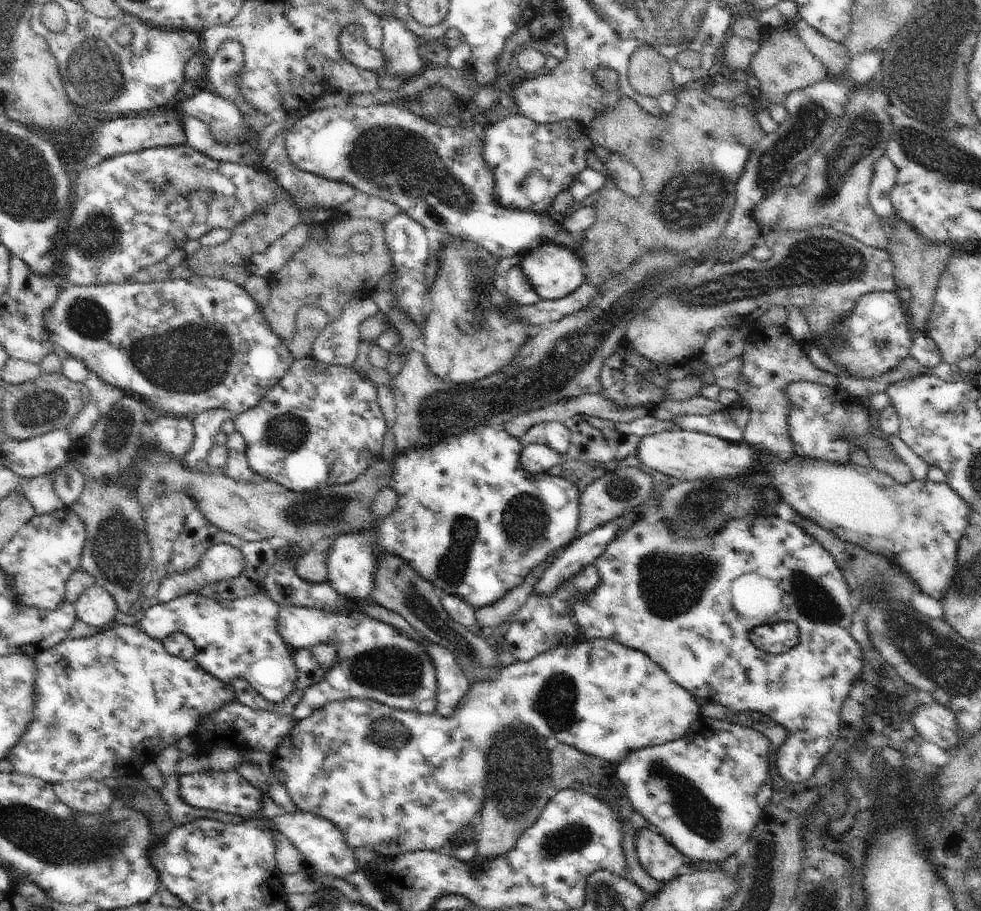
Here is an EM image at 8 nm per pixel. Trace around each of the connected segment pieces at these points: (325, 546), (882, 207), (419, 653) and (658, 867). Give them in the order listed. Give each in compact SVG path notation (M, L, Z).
M338 536L318 539L318 542L307 549L297 560L297 575L314 584L326 581L329 573L329 550L337 538Z
M884 154L873 164L873 175L869 188L869 205L883 219L894 215L894 209L889 199L889 192L896 182L898 169Z
M292 605L280 608L277 623L278 632L289 648L310 648L326 641L337 646L334 666L320 682L304 691L292 711L291 717L296 723L329 702L351 698L371 698L402 710L435 712L438 685L433 662L421 643L393 626L348 608L326 613Z
M646 827L635 833L637 859L654 880L667 883L675 879L686 857L662 835Z

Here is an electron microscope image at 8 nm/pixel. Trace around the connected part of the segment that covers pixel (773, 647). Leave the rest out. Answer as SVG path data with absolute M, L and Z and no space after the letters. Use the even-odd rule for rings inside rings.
M792 621L756 627L749 632L750 642L771 655L781 655L792 650L801 641L800 638L800 626Z

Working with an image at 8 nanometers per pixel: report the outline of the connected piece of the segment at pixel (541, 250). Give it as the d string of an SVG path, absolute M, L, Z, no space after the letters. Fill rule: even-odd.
M546 243L519 258L519 267L541 299L555 301L572 294L585 280L584 260L572 247Z

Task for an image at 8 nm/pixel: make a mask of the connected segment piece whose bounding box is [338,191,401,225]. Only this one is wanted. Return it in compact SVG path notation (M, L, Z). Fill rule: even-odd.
M362 191L338 206L338 210L339 215L370 217L378 220L383 225L401 212L401 208L397 204Z

